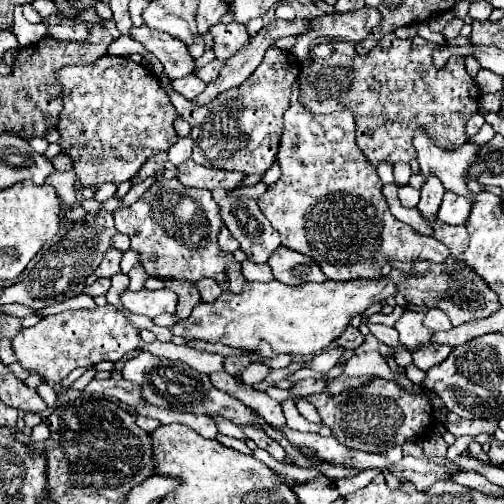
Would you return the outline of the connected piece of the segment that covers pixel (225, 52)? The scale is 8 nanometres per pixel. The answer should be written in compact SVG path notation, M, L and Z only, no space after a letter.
M216 23L216 27L210 27L208 33L214 37L214 47L212 51L216 53L216 59L220 59L222 63L226 59L230 59L240 47L244 47L250 39L246 25L242 23Z

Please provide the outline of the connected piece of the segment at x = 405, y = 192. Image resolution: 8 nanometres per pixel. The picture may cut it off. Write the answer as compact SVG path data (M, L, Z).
M404 185L404 187L398 189L398 197L400 197L400 203L410 209L410 207L416 207L418 205L420 191L414 189L414 187L410 187L410 185Z

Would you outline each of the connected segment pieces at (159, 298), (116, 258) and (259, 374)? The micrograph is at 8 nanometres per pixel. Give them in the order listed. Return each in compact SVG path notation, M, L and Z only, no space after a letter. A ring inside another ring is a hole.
M142 289L136 293L124 291L120 295L120 301L122 301L122 307L128 309L130 313L138 313L154 319L160 313L174 313L178 297L170 289L156 289L156 291Z
M112 247L112 251L106 253L104 261L96 269L96 275L98 277L114 277L116 273L120 273L120 259L122 259L122 253Z
M250 365L248 369L242 371L242 381L248 385L254 385L254 383L262 381L268 373L270 373L268 365Z

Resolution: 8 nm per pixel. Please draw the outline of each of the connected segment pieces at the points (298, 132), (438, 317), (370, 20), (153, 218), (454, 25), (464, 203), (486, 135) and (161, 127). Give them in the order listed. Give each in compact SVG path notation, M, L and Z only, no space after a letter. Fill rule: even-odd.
M298 99L292 101L290 109L284 113L284 133L280 139L278 161L282 167L282 177L272 183L268 191L258 199L258 207L280 233L282 245L308 255L322 267L322 273L328 279L380 279L382 265L392 259L420 259L422 255L422 259L430 263L444 263L450 255L446 245L434 237L416 233L410 225L404 225L390 213L382 195L382 181L356 145L354 115L350 111L312 115L298 103Z
M428 309L424 325L430 327L432 331L448 331L452 327L448 315L444 315L444 311L440 311L440 309Z
M356 9L336 15L322 15L312 21L312 29L296 39L294 45L294 57L298 61L306 59L306 49L310 49L312 41L316 37L328 37L328 39L344 39L344 41L362 41L368 37L372 27L376 27L380 21L380 13L376 9Z
M158 179L136 203L124 205L122 199L112 197L104 201L102 207L112 213L116 229L126 231L132 239L132 249L140 253L140 263L150 277L186 281L212 277L224 291L242 291L246 279L240 271L240 263L230 253L220 251L216 241L224 223L210 191L188 189L178 179Z
M454 17L454 19L452 19L452 21L448 21L448 25L444 27L442 35L444 35L446 39L454 39L454 37L458 37L458 33L460 33L462 25L464 25L464 21L462 21L462 19L458 19L458 17Z
M446 191L438 211L438 219L448 225L464 225L468 221L472 205L471 199Z
M484 123L484 127L480 129L480 133L478 133L478 135L474 135L474 139L470 139L470 143L476 143L476 145L486 145L486 143L488 143L494 135L496 135L494 127L492 127L490 123Z
M104 55L96 63L84 67L64 67L58 71L58 81L64 87L64 109L60 111L56 125L60 147L62 153L72 159L74 173L80 177L82 185L102 185L106 181L120 185L122 181L130 181L144 165L144 159L158 151L168 151L176 143L178 133L174 129L174 121L180 115L176 115L176 109L168 95L164 95L158 79L130 57Z

